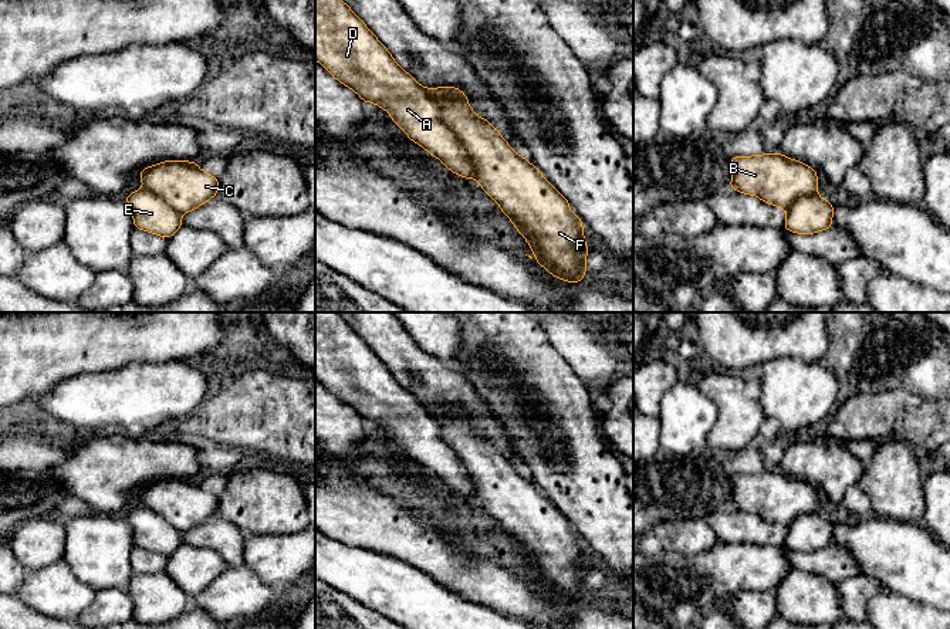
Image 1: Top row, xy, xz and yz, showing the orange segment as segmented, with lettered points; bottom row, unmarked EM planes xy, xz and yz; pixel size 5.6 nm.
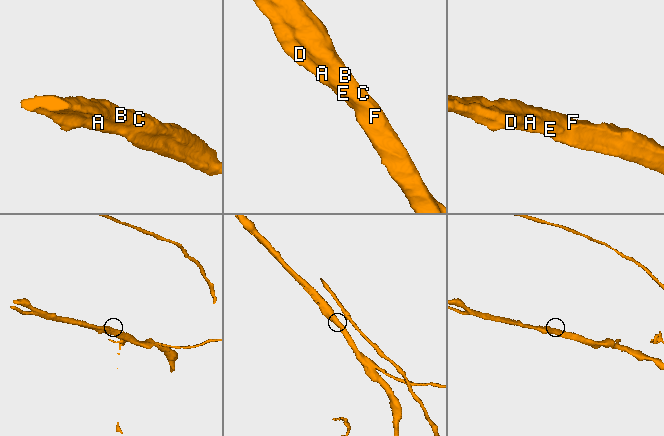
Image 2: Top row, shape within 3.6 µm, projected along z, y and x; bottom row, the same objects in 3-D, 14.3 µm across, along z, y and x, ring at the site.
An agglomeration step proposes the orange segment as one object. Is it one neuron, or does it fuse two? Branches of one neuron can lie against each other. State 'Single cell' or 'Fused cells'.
Fused cells

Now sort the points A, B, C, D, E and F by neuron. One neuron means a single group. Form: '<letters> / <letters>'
A D E / B C F

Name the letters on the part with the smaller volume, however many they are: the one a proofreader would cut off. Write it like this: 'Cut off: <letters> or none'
Cut off: A, D, E

